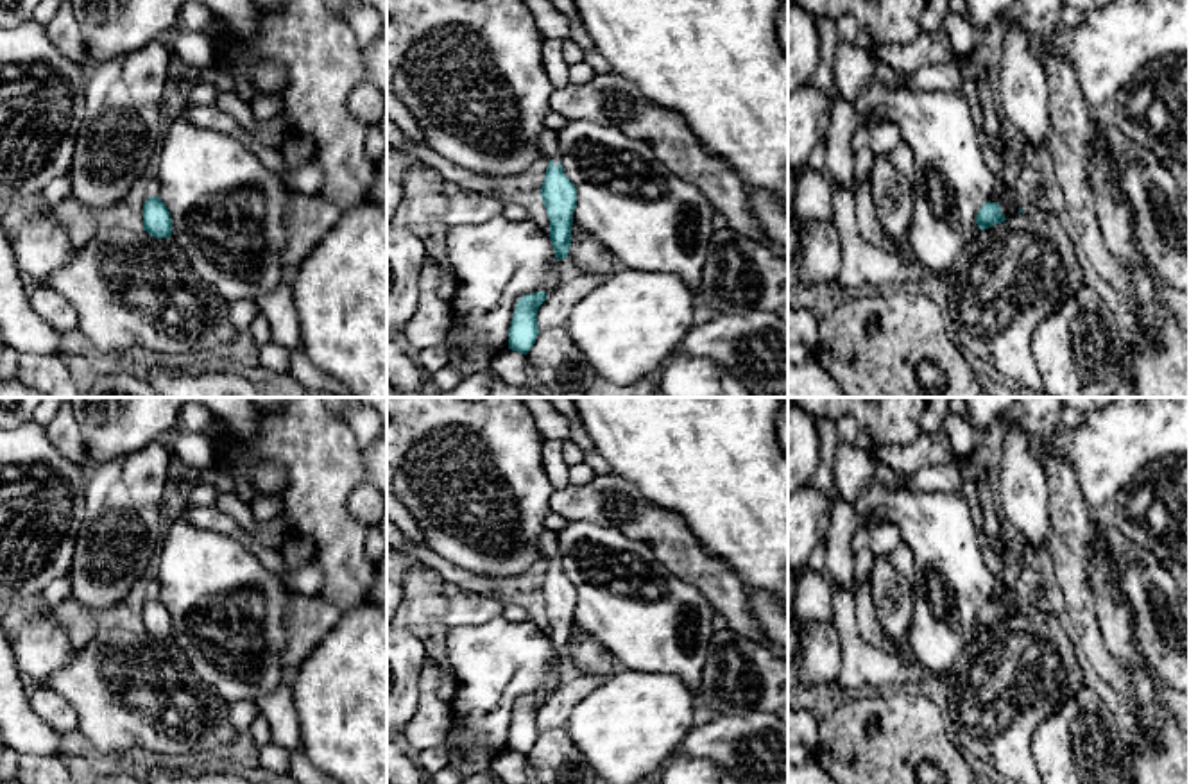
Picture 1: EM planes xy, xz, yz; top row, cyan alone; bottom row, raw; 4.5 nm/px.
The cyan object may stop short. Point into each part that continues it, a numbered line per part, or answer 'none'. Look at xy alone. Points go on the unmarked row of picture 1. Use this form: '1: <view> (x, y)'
none

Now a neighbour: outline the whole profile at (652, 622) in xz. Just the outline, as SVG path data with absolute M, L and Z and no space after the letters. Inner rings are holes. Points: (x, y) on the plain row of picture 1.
M571 521L557 533L559 562L577 589L573 623L602 643L629 671L679 677L697 696L714 610L702 592L670 573L646 542L593 521Z

